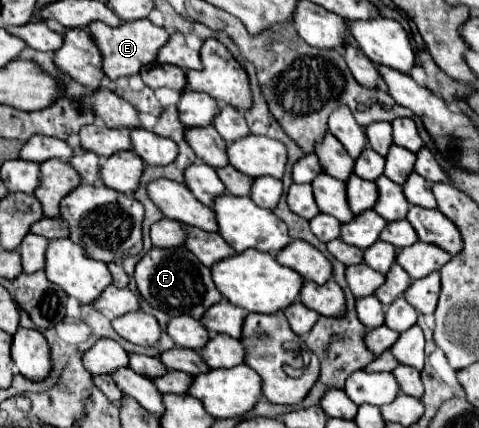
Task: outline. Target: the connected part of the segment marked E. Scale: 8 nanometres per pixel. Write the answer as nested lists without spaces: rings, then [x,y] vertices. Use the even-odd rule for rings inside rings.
[[[136,19],[130,23],[122,23],[120,27],[110,27],[106,23],[94,21],[90,25],[90,35],[94,37],[96,45],[100,47],[100,53],[104,57],[104,73],[108,75],[110,81],[116,81],[118,77],[128,77],[128,75],[138,75],[142,67],[154,65],[158,51],[166,45],[168,41],[168,31],[162,27],[156,27],[150,19]]]

